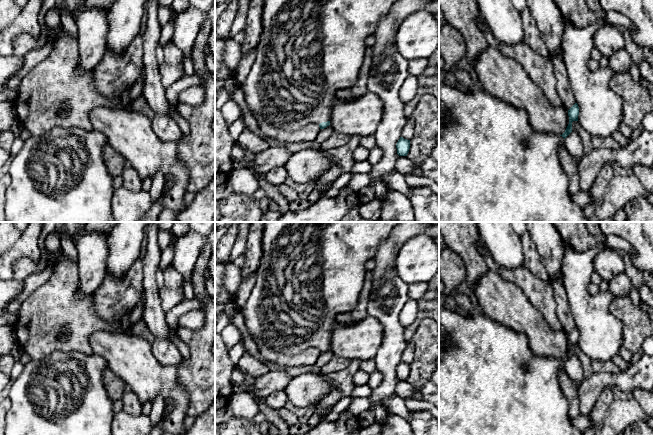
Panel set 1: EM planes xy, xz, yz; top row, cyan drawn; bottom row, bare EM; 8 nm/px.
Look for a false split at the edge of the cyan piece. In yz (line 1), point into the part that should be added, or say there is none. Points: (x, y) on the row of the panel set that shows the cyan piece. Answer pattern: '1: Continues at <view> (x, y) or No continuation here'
1: Continues at yz (494, 166)

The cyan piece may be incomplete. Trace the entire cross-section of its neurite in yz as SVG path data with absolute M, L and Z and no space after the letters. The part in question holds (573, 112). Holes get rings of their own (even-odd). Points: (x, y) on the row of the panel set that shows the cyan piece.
M439 83L439 222L588 222L584 209L572 200L569 192L569 179L558 156L558 148L572 132L572 122L578 121L579 107L575 103L569 110L569 124L562 135L536 131L530 124L524 110L494 97L482 90L461 91Z

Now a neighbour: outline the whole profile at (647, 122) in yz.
M647 113L640 124L643 130L653 131L653 113Z

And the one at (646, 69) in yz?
M645 60L641 61L638 67L641 77L653 85L653 65Z

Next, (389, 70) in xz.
M397 0L389 12L379 19L373 34L376 43L372 46L372 66L367 89L383 103L382 118L374 133L383 156L377 164L372 165L369 172L373 181L384 183L385 177L395 171L398 157L396 144L407 121L399 91L409 76L409 61L400 55L394 41L401 22L409 14L420 10L439 14L439 0Z

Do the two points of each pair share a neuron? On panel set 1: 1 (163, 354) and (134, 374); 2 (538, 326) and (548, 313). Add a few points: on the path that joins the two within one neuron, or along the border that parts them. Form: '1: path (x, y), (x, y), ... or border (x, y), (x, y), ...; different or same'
1: border (150, 343), (152, 354), (160, 363), (176, 366); different
2: border (528, 300), (553, 330), (561, 330); different

